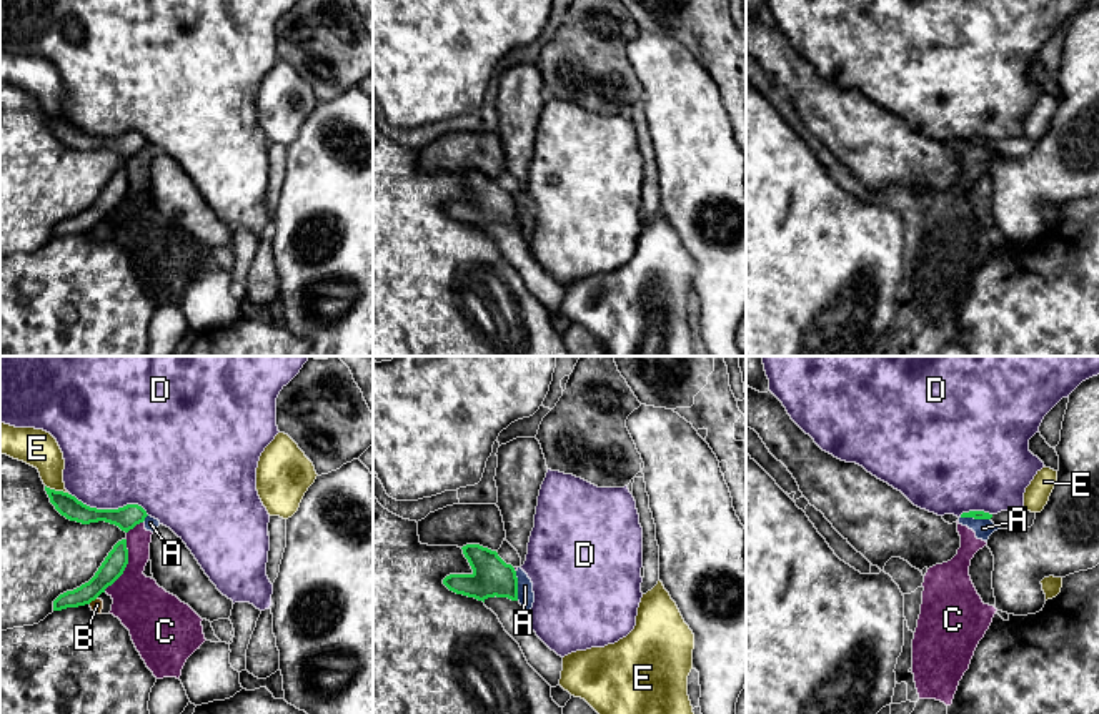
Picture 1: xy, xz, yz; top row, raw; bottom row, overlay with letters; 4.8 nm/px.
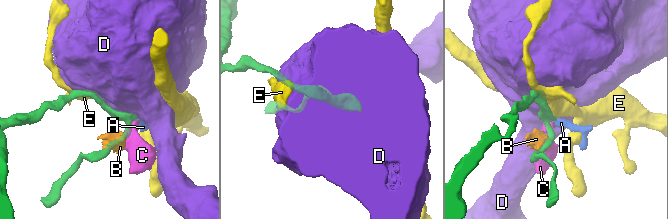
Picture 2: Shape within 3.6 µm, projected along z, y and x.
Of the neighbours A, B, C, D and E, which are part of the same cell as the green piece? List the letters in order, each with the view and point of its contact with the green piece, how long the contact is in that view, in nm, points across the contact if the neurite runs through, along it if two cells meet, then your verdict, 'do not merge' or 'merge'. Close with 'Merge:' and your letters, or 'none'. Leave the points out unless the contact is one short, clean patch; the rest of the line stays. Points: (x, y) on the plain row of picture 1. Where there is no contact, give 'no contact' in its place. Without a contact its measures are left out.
A: contact xz (517, 213); length 140 nm; border xz (515, 198), (518, 227); do not merge
B: contact xy (92, 227); length 60 nm; border xy (97, 223), (89, 230); do not merge
C: contact xy (125, 193); length 280 nm; border xy (127, 167), (127, 193), (104, 218); do not merge
D: contact xy (110, 137); length 400 nm; do not merge
E: contact xy (57, 118); length 130 nm; do not merge
Merge: none

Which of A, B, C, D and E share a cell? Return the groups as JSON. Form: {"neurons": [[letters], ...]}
{"neurons": [["A", "B", "C"], ["D"], ["E"]]}

